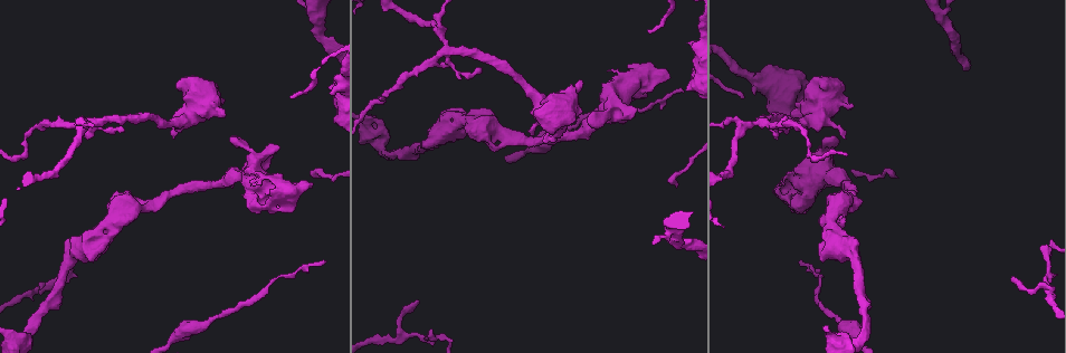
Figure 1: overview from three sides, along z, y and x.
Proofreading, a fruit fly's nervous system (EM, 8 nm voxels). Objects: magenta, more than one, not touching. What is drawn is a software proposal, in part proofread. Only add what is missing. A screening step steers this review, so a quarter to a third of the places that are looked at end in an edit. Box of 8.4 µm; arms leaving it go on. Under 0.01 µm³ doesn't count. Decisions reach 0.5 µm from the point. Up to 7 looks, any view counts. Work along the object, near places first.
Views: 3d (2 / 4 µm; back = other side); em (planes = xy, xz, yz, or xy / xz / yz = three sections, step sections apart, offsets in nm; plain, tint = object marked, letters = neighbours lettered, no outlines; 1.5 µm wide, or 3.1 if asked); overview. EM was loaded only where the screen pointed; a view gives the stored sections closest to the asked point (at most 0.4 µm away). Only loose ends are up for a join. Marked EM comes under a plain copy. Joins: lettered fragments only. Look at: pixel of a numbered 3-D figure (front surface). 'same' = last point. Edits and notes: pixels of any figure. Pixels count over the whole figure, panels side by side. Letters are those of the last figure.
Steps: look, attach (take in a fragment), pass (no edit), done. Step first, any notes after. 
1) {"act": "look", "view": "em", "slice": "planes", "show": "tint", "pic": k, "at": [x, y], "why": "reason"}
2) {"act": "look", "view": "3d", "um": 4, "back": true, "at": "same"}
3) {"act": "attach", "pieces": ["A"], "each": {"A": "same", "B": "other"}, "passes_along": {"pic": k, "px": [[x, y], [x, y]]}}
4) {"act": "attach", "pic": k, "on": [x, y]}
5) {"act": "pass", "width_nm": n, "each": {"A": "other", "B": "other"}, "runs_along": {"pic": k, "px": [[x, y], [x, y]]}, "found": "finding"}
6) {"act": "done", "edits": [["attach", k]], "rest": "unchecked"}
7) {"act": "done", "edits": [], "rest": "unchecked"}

{"act": "look", "view": "3d", "um": 2, "pic": 1, "at": [121, 129], "why": "branch stops here"}

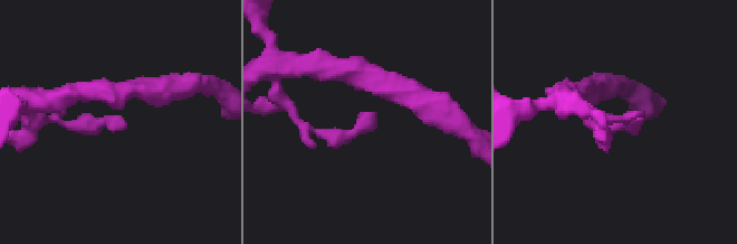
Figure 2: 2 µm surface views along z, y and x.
{"act": "look", "view": "em", "slice": "planes", "show": "letters", "pic": 2, "at": [118, 115]}

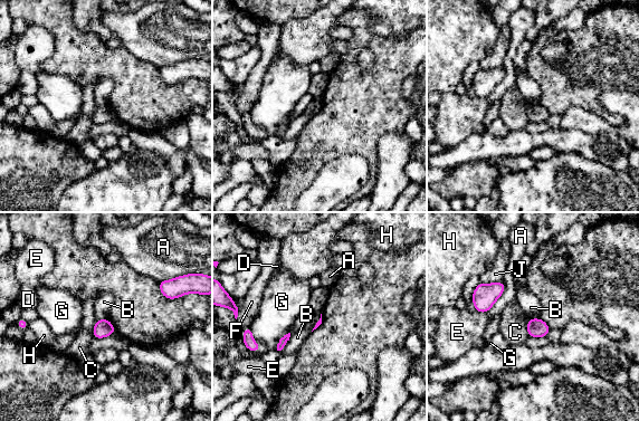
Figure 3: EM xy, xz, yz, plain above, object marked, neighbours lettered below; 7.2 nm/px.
{"act": "pass", "each": {"A": "other", "B": "other", "C": "other", "D": "other", "E": "other", "F": "other", "G": "other", "H": "other", "J": "other"}, "border": {"pic": 3, "px": [[291, 333], [289, 340], [280, 351]]}, "found": "no lettered fragment goes on from it"}

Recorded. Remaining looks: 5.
{"act": "look", "view": "3d", "um": 4, "pic": 1, "at": [278, 145], "why": "branch stops here"}

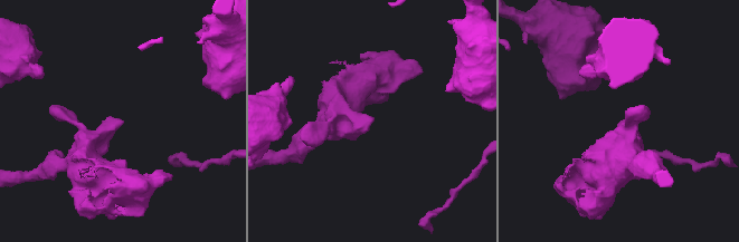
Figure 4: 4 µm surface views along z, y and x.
{"act": "look", "view": "em", "slice": "xy", "step": 4, "show": "letters", "pic": 4, "at": [121, 119], "why": "need the tissue"}

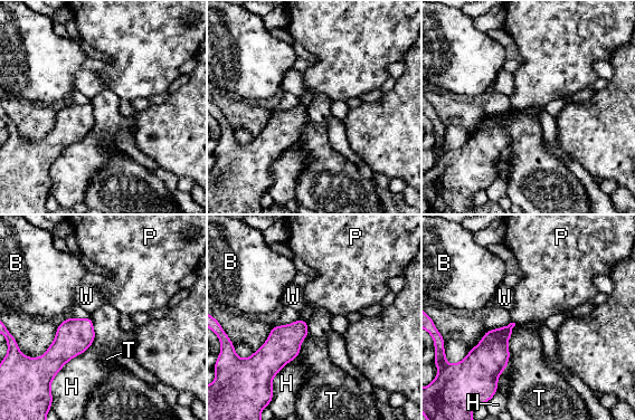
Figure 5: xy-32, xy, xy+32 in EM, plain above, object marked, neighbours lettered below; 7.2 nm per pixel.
{"act": "pass", "longest_contact_nm": ["H", 550], "each": {"B": "other", "H": "other", "P": "other", "T": "other", "W": "other"}, "border": {"pic": 5, "px": [[91, 317], [93, 342], [51, 381]]}, "found": "no lettered fragment goes on from it"}

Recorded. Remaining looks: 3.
{"act": "look", "view": "em", "slice": "xz", "step": 4, "show": "letters", "pic": 1, "at": [683, 91], "why": "branch stops here"}

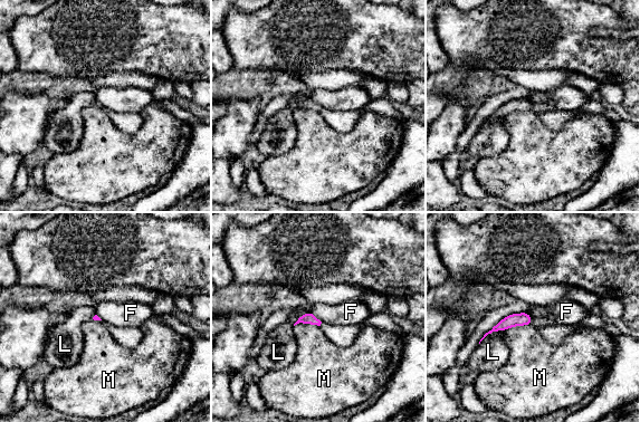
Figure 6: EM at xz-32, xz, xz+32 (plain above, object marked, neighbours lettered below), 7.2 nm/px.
{"act": "pass", "each": {"F": "other", "L": "other", "M": "other"}, "found": "none of them fits"}

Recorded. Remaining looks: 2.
{"act": "done", "edits": [], "rest": "unchecked"}

